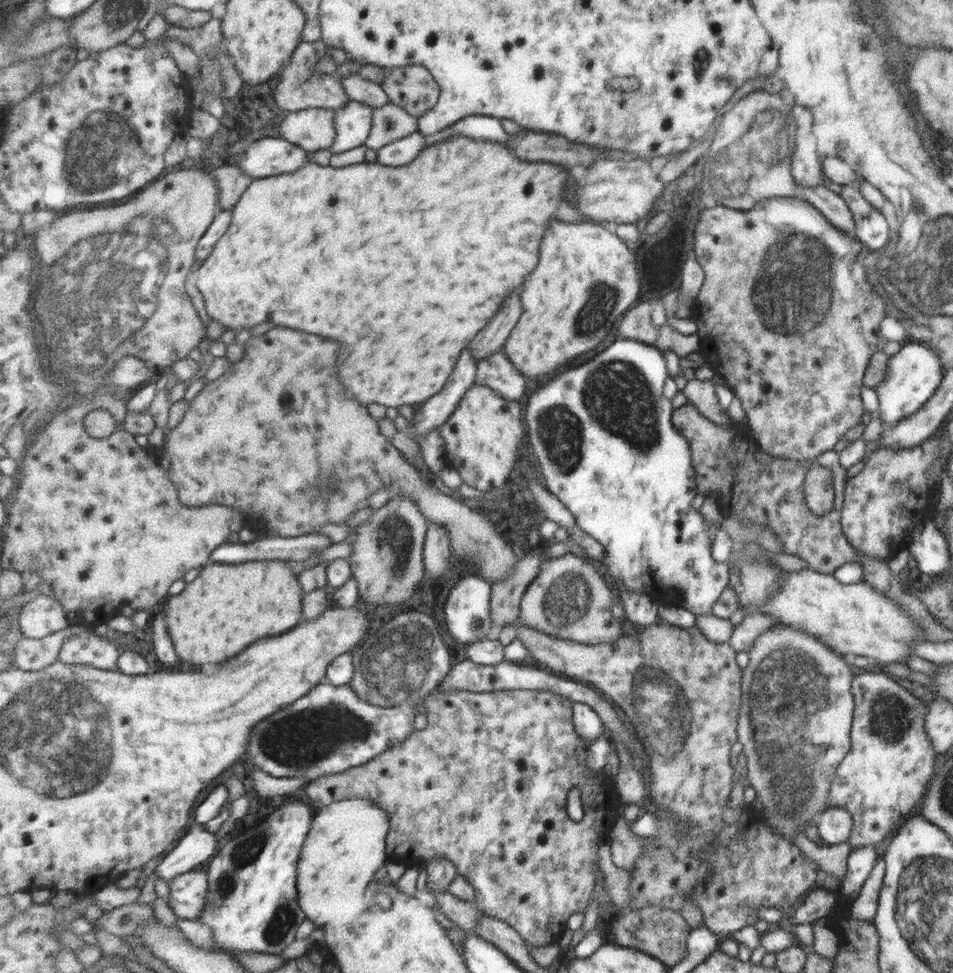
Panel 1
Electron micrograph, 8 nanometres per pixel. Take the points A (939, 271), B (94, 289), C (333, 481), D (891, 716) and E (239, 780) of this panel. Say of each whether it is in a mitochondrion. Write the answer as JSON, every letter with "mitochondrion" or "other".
{"A":"mitochondrion","B":"mitochondrion","C":"mitochondrion","D":"mitochondrion","E":"other"}

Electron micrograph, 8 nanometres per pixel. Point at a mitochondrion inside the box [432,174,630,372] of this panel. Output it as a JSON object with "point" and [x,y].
{"point":[604,298]}

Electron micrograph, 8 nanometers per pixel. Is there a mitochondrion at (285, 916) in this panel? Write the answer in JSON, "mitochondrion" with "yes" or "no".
{"mitochondrion":"yes"}

